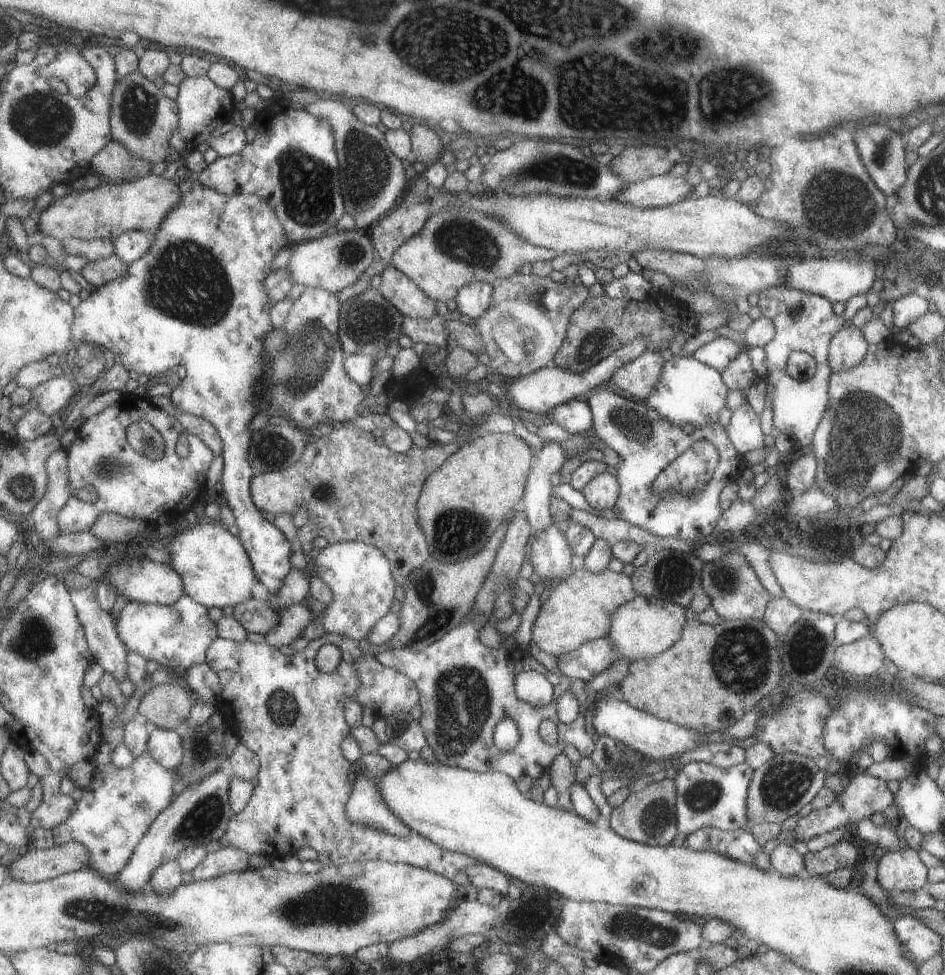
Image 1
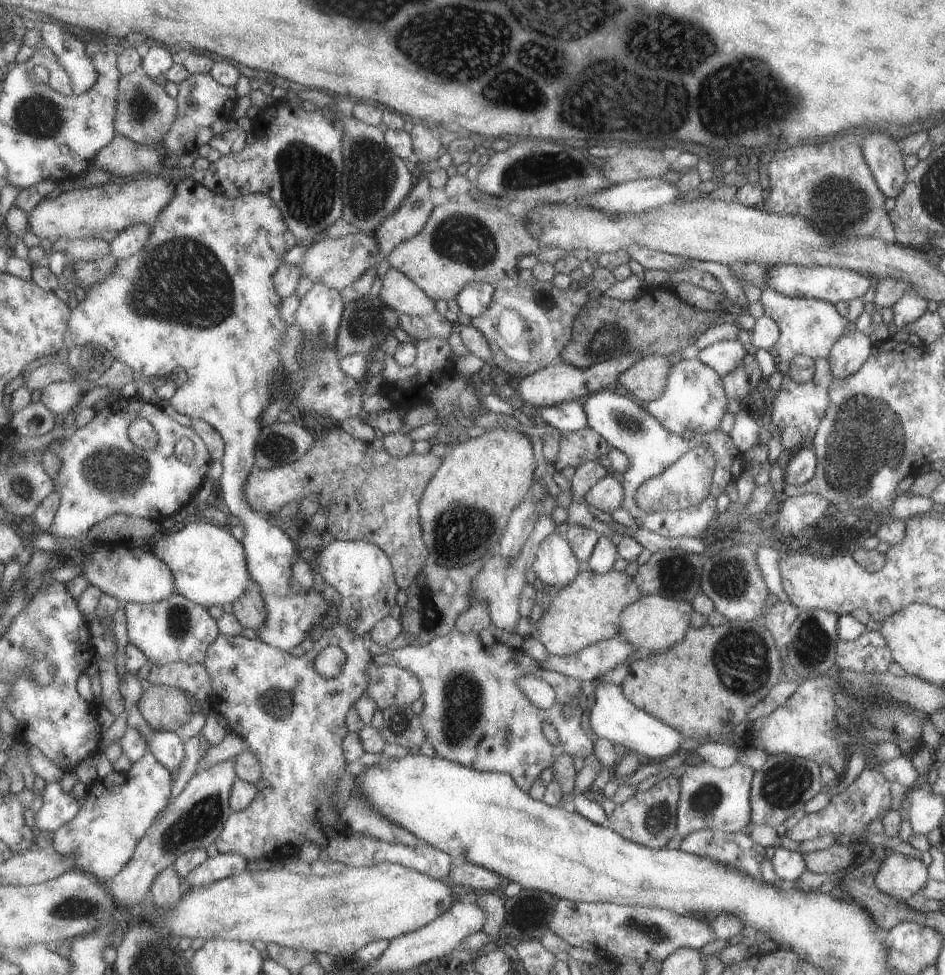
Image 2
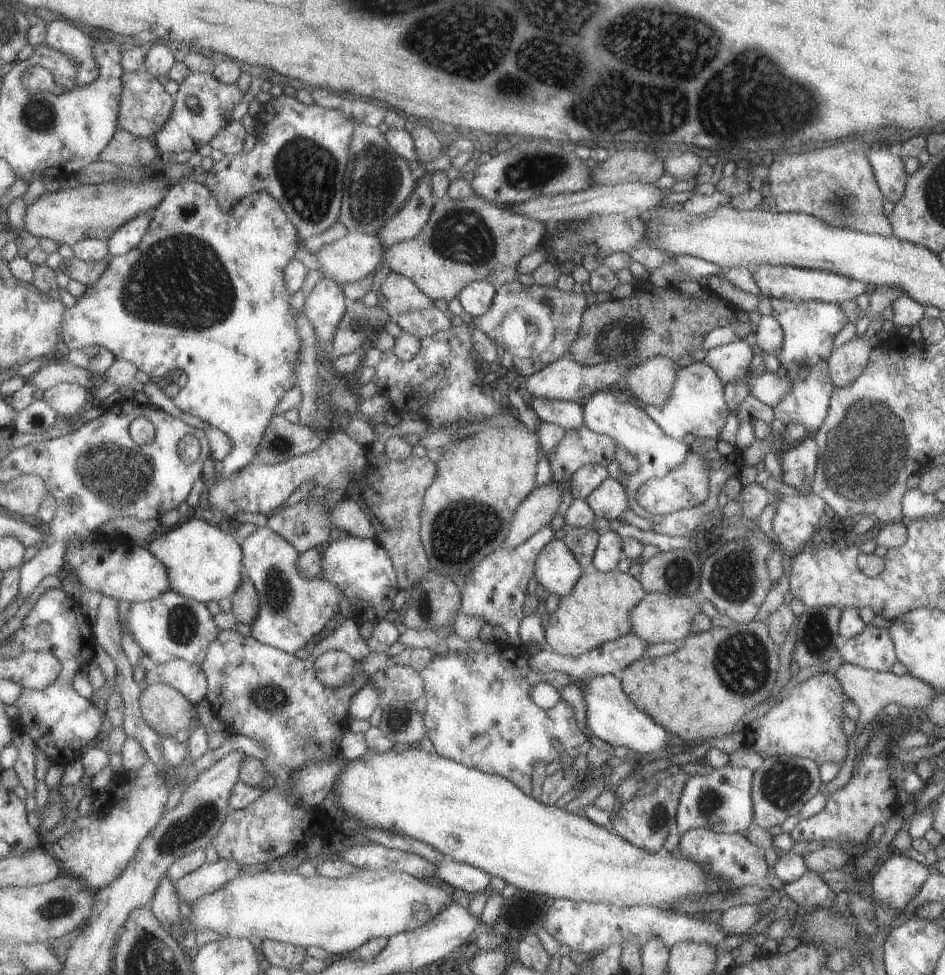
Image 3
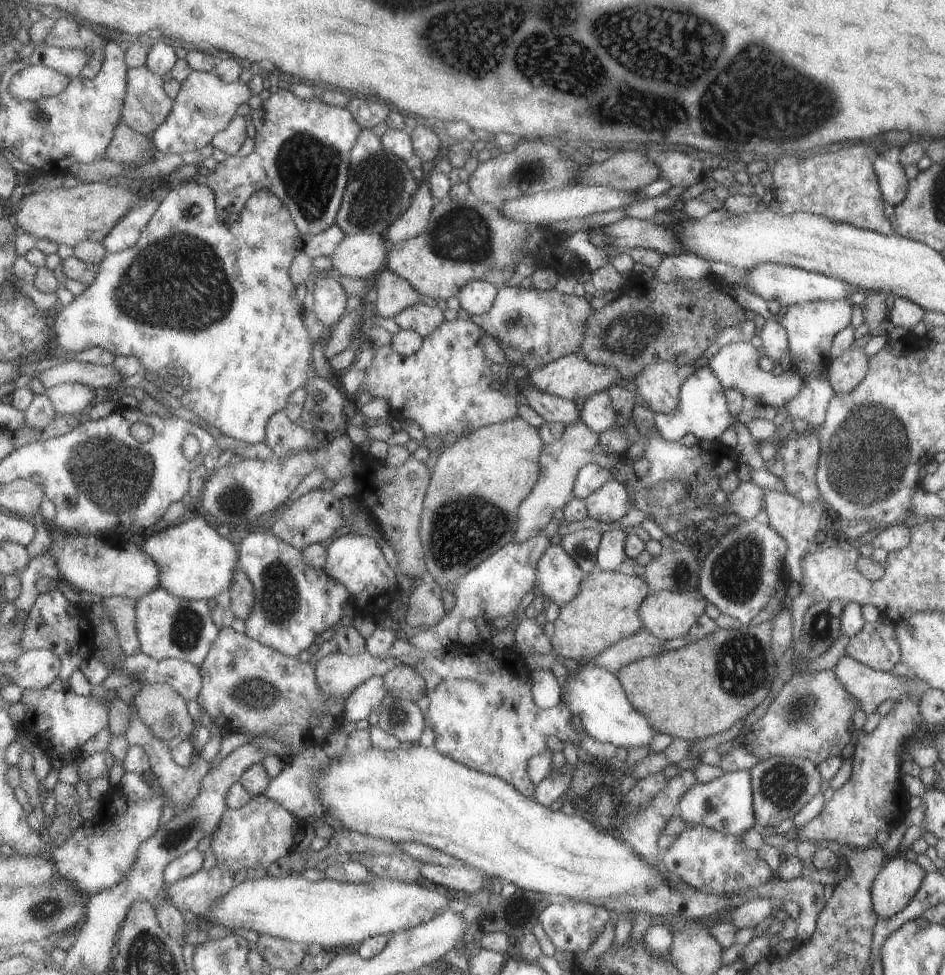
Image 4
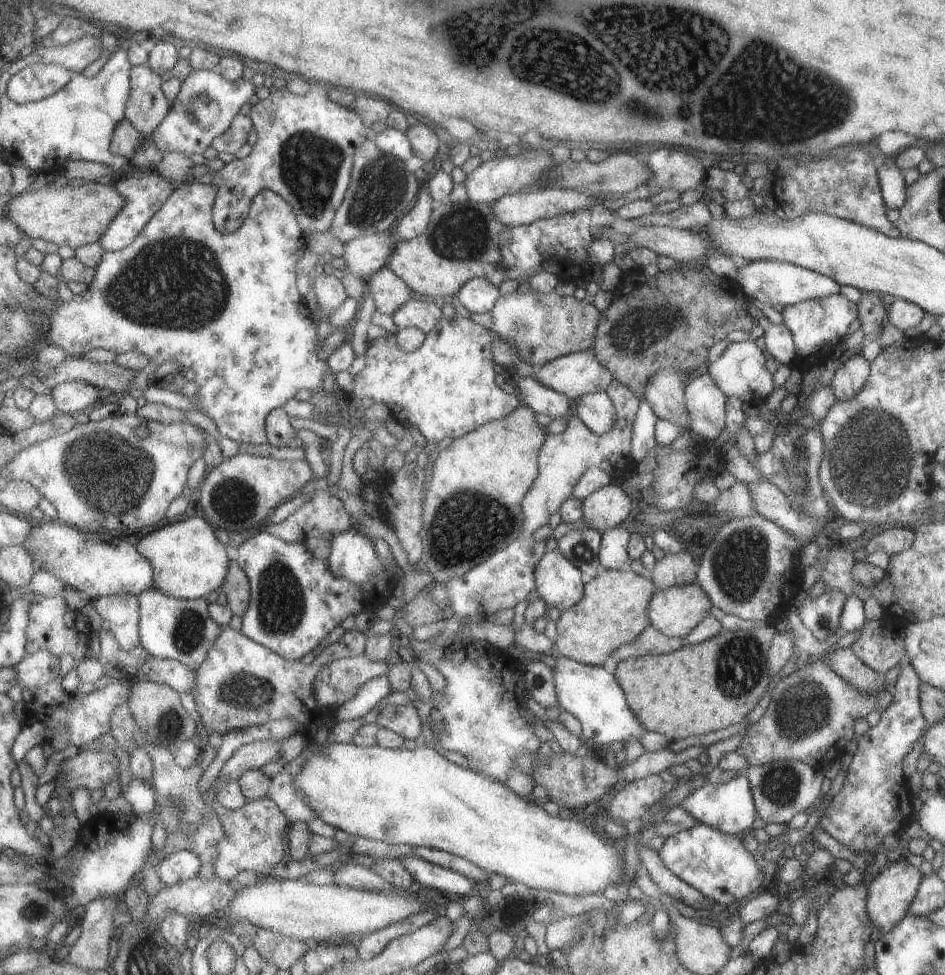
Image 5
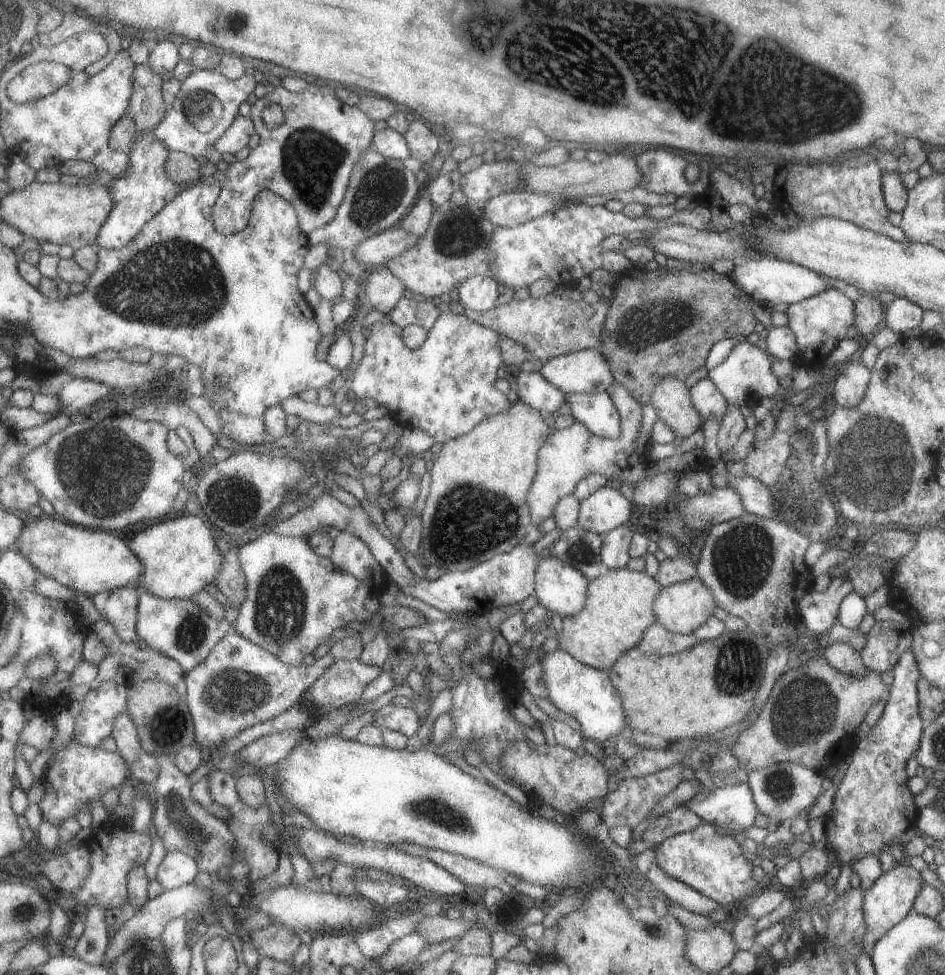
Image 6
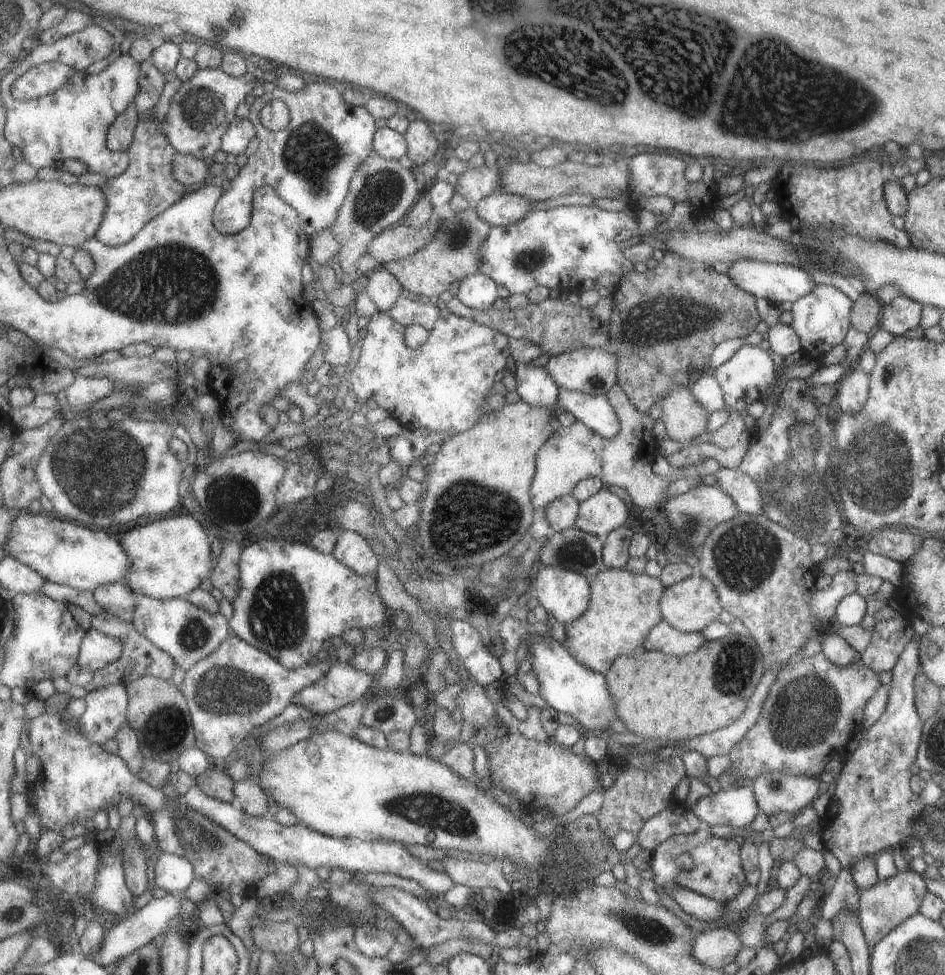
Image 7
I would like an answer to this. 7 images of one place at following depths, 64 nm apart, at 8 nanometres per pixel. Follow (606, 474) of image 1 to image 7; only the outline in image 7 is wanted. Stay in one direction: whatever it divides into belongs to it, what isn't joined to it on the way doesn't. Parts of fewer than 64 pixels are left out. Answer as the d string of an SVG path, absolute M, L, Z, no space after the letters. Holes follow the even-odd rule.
M603 486L579 504L574 527L593 535L606 536L626 522L628 508L620 496Z

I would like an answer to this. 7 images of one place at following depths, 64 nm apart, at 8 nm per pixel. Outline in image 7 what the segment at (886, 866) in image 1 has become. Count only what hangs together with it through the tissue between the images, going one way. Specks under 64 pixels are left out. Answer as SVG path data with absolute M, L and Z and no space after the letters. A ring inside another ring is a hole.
M911 869L908 872L896 872L890 878L879 880L874 886L859 891L857 916L864 938L872 948L881 941L891 930L902 924L907 918L919 912L919 906L927 893L925 880L920 873Z

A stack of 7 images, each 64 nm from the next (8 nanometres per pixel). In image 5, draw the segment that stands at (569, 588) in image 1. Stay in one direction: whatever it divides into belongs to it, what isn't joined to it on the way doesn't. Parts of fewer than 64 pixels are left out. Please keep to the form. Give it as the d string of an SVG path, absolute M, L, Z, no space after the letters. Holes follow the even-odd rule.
M603 570L594 578L586 579L582 600L562 610L558 622L553 624L556 633L550 655L554 658L564 656L584 665L605 666L618 646L633 642L650 626L646 606L654 597L654 592L659 590L649 578L633 571Z

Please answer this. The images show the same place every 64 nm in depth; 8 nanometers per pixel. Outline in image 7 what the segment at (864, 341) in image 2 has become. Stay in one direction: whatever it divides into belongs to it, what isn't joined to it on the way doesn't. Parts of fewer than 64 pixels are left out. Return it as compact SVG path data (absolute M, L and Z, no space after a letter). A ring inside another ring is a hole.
M854 366L836 383L836 387L835 408L846 414L855 415L868 400L869 374L859 366Z

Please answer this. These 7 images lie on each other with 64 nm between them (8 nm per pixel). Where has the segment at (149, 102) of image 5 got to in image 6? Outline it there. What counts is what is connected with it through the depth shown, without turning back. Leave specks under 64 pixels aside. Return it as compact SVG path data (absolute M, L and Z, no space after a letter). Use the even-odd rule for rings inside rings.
M144 63L137 68L136 85L137 92L134 93L129 112L134 115L141 132L155 129L171 107L165 102L164 78Z

